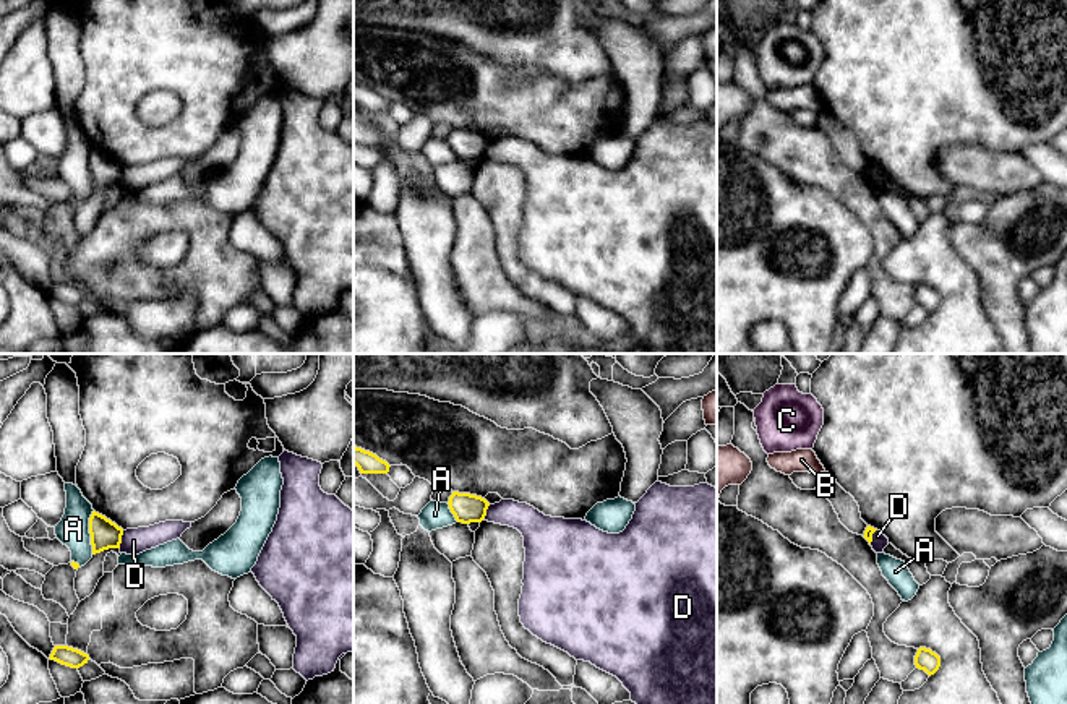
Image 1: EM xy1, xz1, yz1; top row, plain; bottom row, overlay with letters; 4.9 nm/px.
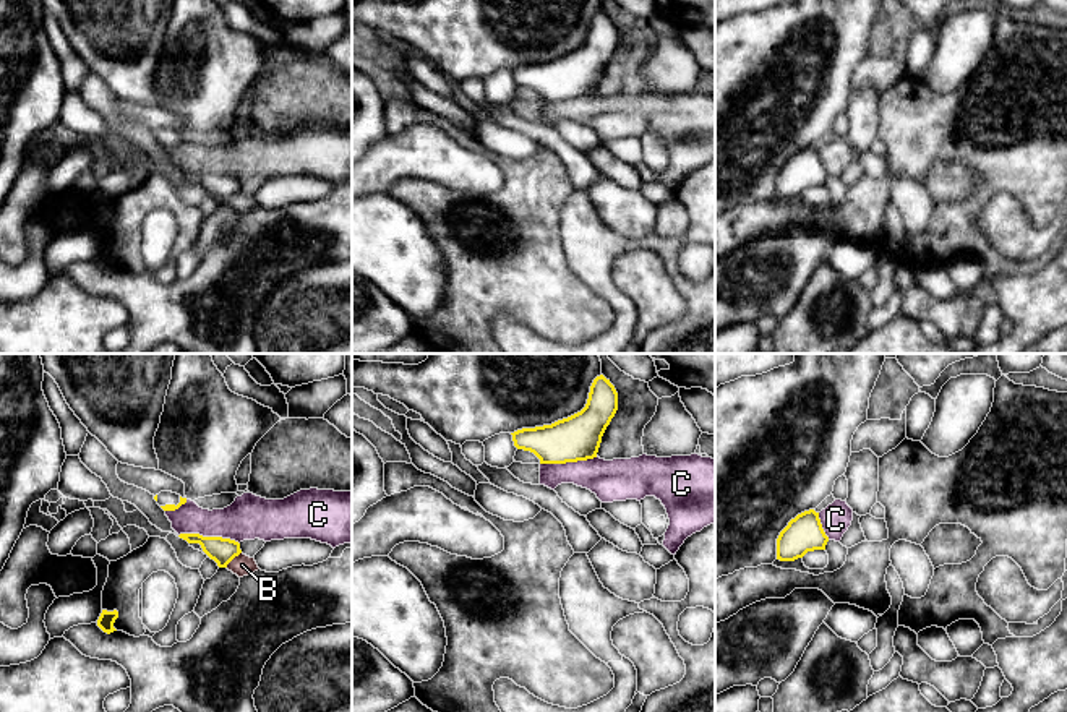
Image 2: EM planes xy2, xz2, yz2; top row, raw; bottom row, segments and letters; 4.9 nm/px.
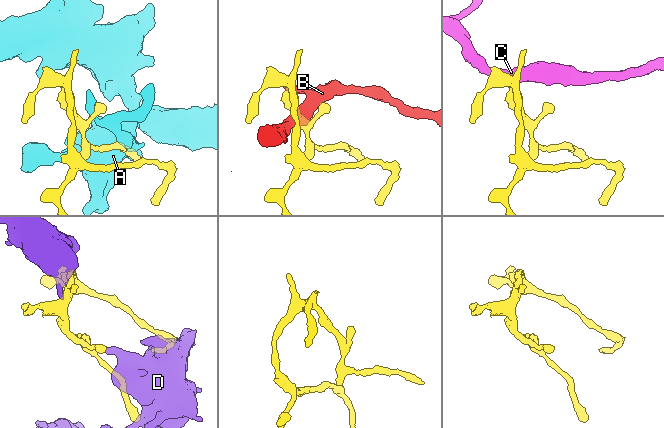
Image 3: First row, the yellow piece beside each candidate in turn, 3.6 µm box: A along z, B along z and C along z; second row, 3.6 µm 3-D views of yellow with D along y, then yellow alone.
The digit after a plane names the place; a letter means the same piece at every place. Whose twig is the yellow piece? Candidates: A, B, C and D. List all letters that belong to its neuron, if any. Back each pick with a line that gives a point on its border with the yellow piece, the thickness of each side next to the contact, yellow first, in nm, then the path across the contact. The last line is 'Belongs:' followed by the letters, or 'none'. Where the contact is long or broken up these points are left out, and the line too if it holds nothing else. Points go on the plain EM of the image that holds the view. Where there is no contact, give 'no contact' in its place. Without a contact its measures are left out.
Belongs: none

